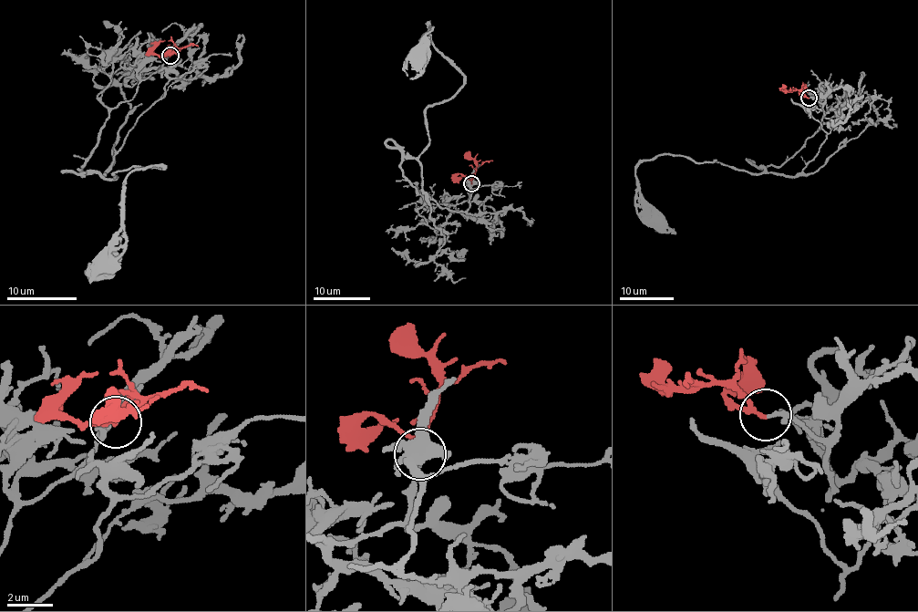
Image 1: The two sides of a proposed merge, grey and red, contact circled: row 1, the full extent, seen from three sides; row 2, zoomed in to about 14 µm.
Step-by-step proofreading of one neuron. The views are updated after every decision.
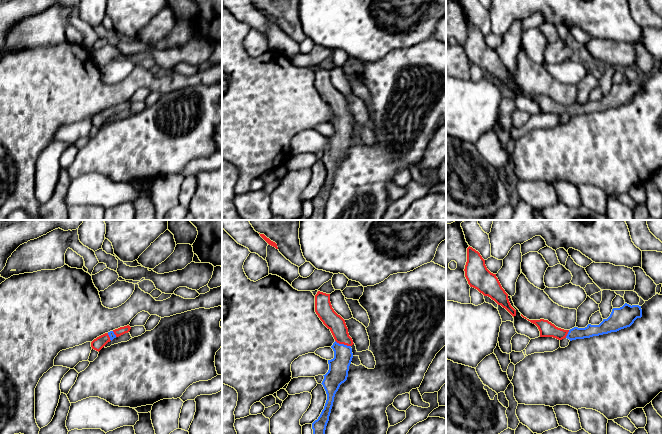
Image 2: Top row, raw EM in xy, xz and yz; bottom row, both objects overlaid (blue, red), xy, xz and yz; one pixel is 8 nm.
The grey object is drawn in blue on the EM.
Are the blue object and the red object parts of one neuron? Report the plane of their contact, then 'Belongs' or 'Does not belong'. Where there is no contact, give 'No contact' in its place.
Touches blue in xz. Belongs

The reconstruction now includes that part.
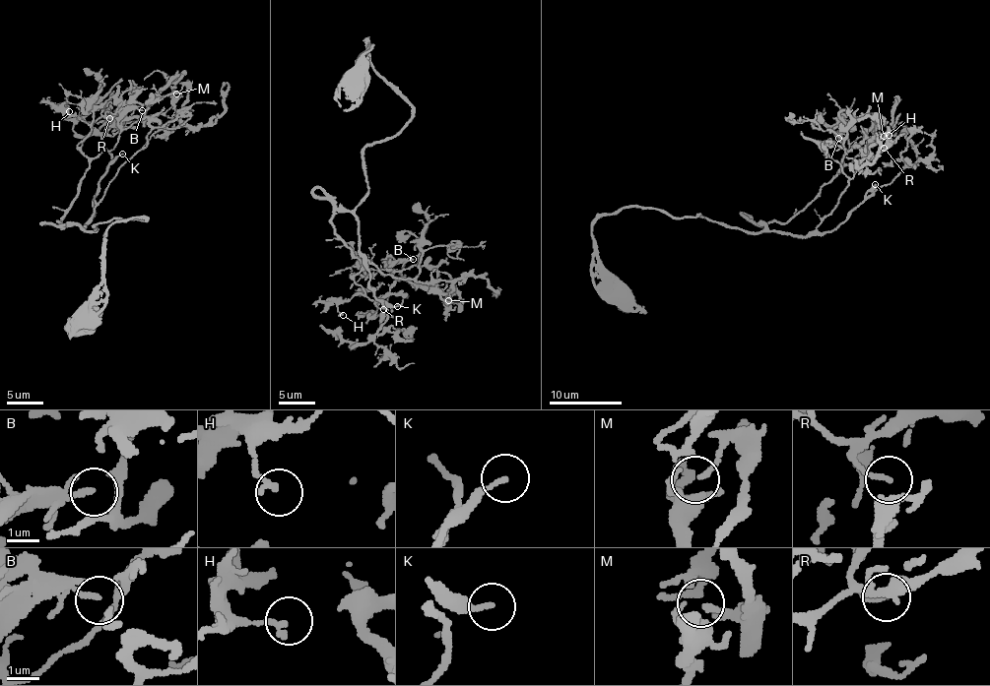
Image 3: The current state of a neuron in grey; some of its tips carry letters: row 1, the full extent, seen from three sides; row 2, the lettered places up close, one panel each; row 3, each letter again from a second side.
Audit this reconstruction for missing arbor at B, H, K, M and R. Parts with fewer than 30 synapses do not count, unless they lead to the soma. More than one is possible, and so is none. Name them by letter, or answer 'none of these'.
K

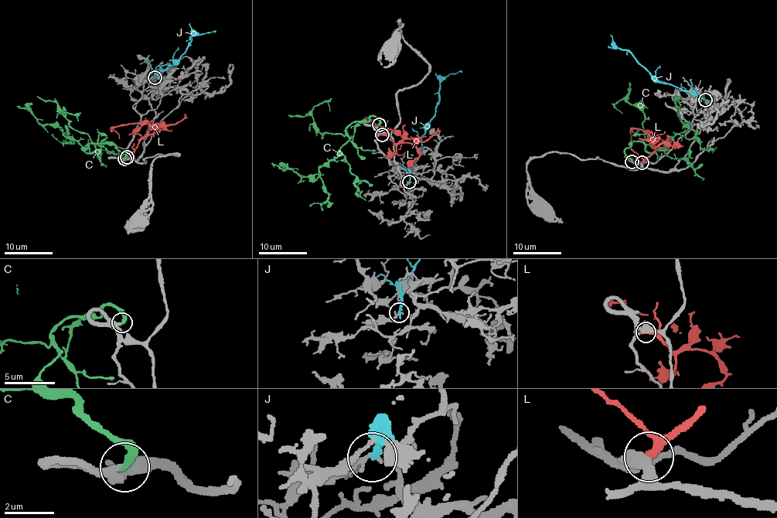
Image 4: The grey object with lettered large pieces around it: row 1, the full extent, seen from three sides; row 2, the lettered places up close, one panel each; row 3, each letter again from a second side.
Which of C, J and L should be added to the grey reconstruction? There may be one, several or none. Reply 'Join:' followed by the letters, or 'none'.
Join: C

